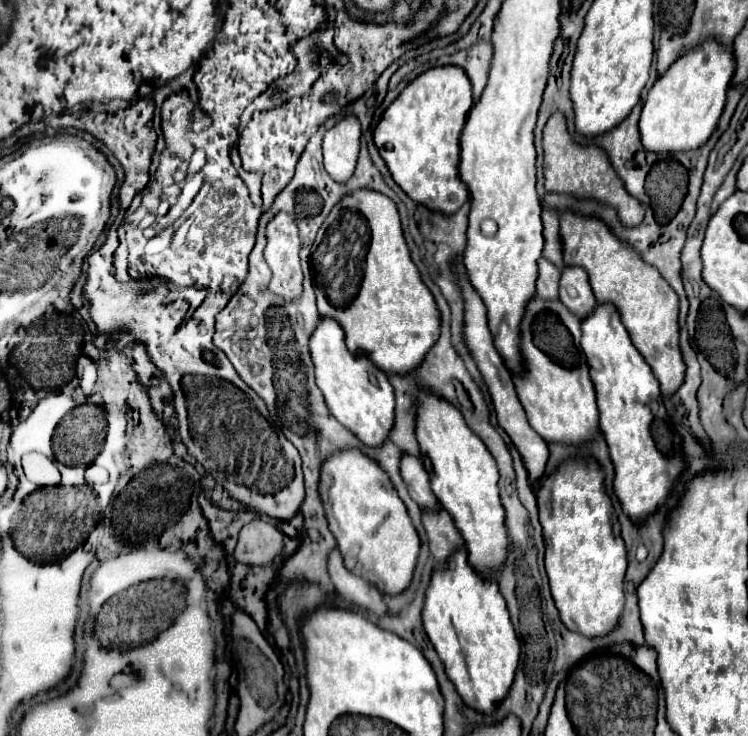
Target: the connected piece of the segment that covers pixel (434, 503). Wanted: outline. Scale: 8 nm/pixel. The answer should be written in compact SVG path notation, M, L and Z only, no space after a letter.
M402 455L402 465L400 465L400 471L402 471L402 479L406 481L408 485L408 491L410 491L410 497L422 507L422 509L438 509L440 507L440 501L436 499L436 495L432 493L430 489L430 477L424 469L424 465L420 463L420 459L416 457L410 457L410 455Z

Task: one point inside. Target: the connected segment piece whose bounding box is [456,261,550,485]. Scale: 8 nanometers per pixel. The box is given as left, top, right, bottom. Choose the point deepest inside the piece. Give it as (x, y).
(511, 416)

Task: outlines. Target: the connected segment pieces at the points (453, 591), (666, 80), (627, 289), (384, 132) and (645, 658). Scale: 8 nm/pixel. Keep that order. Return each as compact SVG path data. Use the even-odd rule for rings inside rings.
M464 547L444 567L434 567L422 623L462 701L478 713L494 713L512 689L520 661L520 643L498 583L478 579L478 573L466 559Z
M708 39L704 45L682 55L648 91L640 115L640 139L644 151L674 155L700 149L718 125L732 73L732 49L726 49L716 41ZM702 93L706 93L706 103L700 103Z
M566 211L560 217L560 237L564 243L564 263L568 267L582 267L588 273L596 301L610 303L618 309L634 347L642 353L644 361L660 381L662 395L672 397L684 383L686 375L678 333L678 295L674 289L658 275L658 271L654 271L654 267L642 263L632 247L614 243L618 239L614 239L610 229L594 217L580 217Z
M438 67L416 77L386 109L374 129L374 143L402 191L426 209L454 215L466 201L468 191L458 179L460 135L472 109L470 81L460 67Z
M646 645L638 647L638 651L630 653L630 661L636 667L640 667L640 671L646 673L654 681L654 685L658 687L658 671L656 671L656 655L654 655L654 651L650 651Z

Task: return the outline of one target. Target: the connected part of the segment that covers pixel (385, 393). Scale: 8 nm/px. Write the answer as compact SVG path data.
M320 317L318 329L310 339L310 353L316 369L316 385L322 391L330 413L366 447L382 447L394 429L394 389L388 375L378 371L366 355L346 351L344 335L332 319Z

